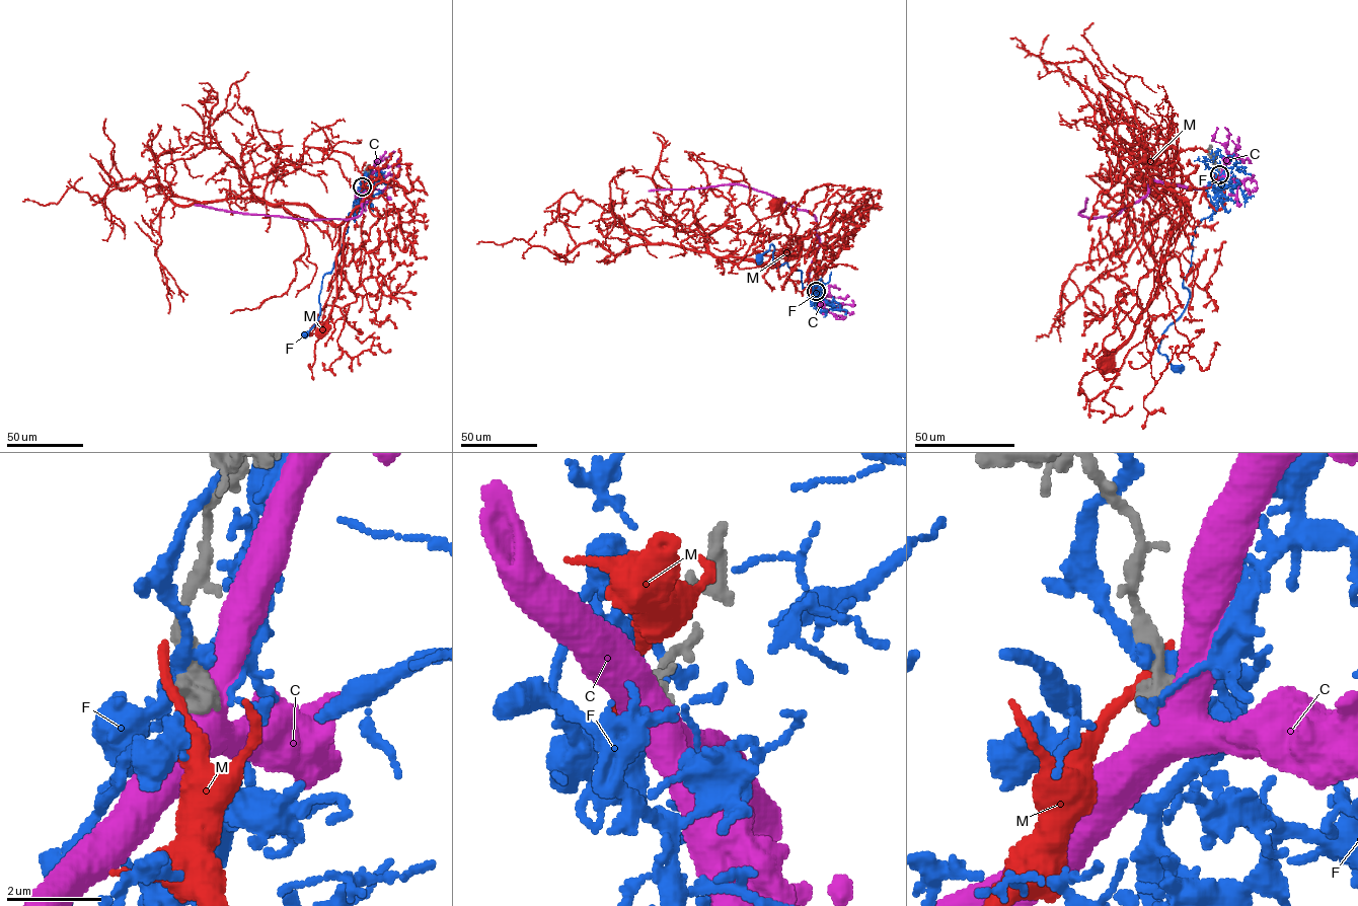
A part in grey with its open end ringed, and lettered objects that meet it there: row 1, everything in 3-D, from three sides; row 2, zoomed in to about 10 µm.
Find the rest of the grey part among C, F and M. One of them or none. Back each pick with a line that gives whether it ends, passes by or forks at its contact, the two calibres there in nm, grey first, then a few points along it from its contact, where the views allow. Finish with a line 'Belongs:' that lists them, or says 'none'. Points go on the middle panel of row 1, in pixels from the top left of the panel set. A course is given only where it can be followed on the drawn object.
Belongs: none

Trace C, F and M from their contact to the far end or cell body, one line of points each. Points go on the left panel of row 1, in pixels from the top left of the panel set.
C: (361, 186), (356, 197), (366, 192), (362, 212), (351, 219), (296, 219), (227, 212), (195, 205)
F: (361, 185), (353, 211), (349, 214), (348, 231), (341, 252), (330, 273), (322, 278), (318, 317), (304, 334)
M: (360, 186), (362, 197), (366, 187), (374, 187), (340, 226), (337, 295), (319, 332)

